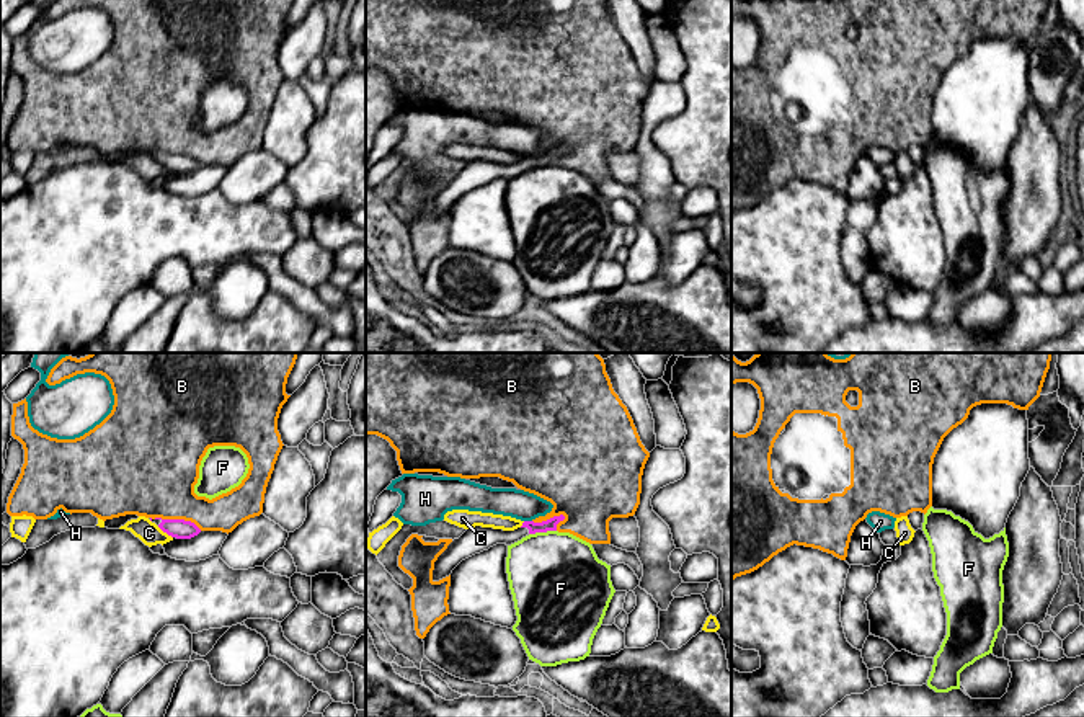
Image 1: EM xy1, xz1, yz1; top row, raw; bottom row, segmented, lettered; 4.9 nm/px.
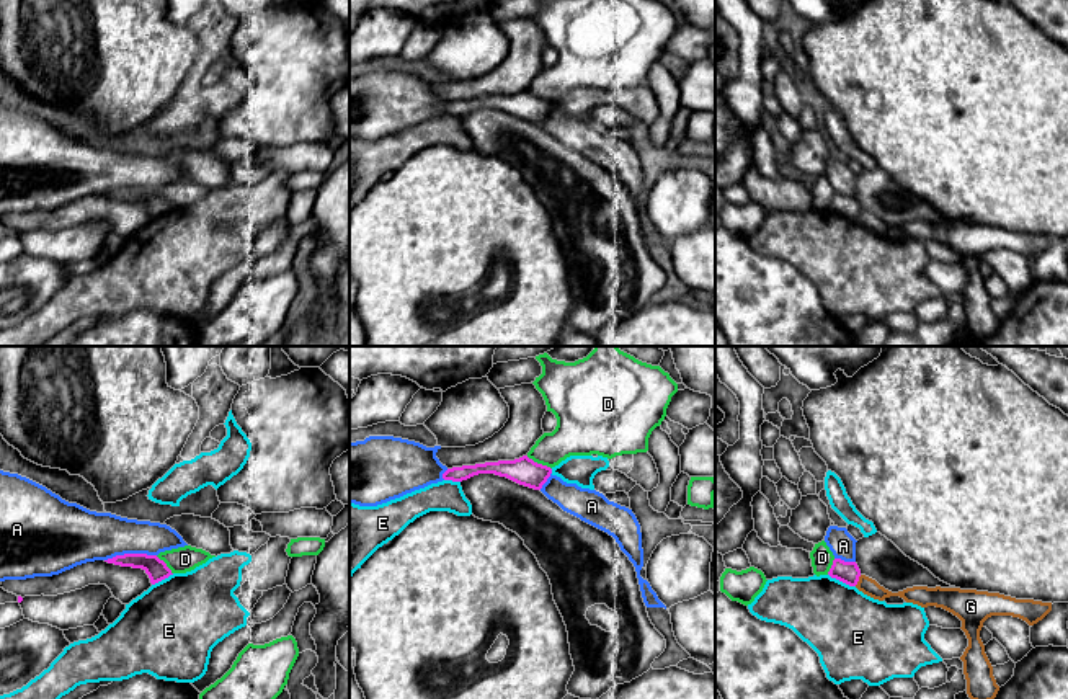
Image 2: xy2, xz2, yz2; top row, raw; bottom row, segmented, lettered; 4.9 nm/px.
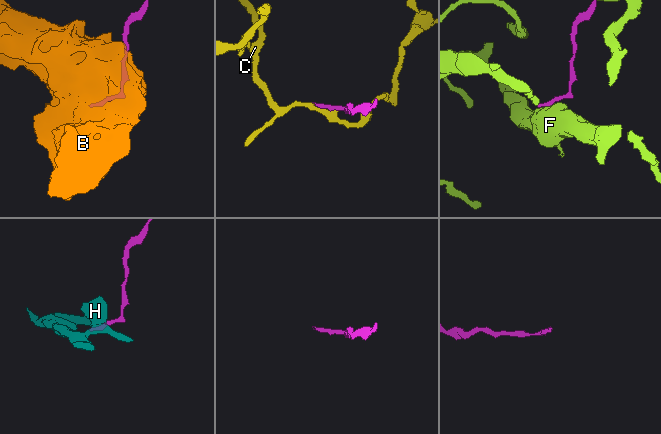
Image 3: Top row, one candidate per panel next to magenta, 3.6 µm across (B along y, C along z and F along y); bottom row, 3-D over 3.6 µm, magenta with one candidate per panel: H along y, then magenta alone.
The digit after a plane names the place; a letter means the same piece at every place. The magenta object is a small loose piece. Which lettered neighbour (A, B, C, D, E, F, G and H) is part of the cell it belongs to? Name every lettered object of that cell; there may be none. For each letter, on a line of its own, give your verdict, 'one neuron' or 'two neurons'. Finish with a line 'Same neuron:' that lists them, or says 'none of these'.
A: two neurons
B: two neurons
C: two neurons
D: two neurons
E: two neurons
F: two neurons
G: two neurons
H: two neurons
Same neuron: none of these

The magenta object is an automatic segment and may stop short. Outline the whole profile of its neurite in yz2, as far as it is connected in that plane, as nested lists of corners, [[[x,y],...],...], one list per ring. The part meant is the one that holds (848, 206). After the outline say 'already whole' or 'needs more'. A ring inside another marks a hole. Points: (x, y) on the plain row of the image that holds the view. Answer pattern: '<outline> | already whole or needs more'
[[[834,193],[828,209],[849,220],[856,220],[861,211],[861,204],[856,196],[844,196],[841,193]]] | already whole

